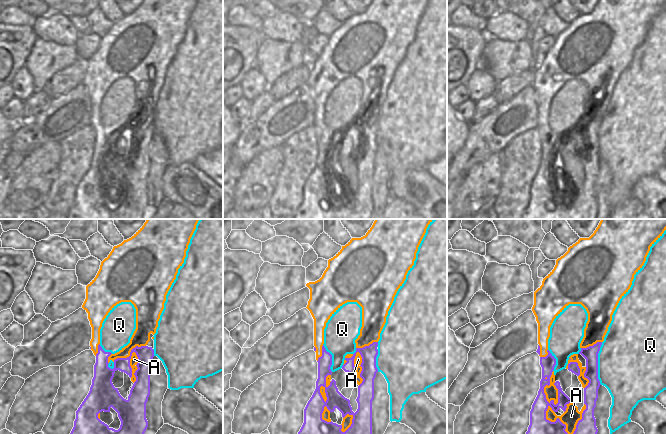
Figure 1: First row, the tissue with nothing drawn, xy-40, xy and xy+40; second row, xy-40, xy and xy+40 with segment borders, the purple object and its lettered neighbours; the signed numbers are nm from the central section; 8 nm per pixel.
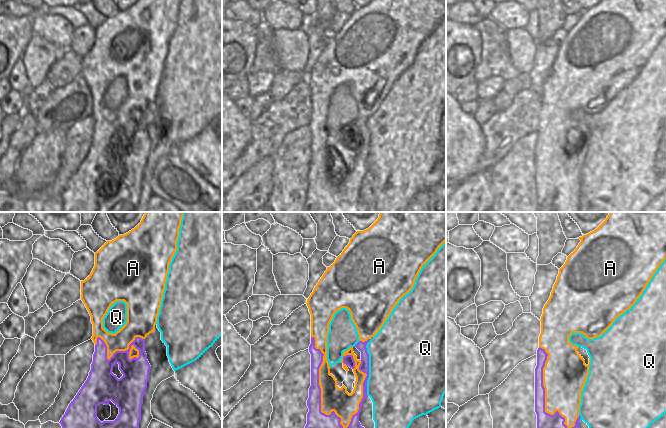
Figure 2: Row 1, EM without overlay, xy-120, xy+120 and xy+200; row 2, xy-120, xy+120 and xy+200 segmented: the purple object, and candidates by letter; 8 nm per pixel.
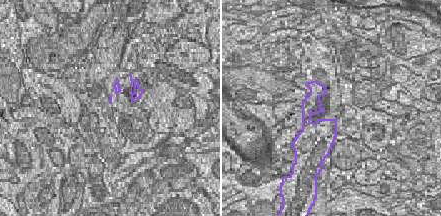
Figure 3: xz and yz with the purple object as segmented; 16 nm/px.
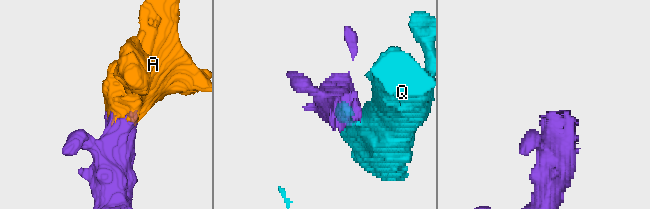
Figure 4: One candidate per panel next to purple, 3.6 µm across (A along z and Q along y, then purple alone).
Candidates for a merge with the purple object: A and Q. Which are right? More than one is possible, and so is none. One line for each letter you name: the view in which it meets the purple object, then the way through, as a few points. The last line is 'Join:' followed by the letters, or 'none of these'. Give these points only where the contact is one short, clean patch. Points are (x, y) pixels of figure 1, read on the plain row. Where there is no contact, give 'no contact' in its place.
A: meets purple in xy-40
Join: A

